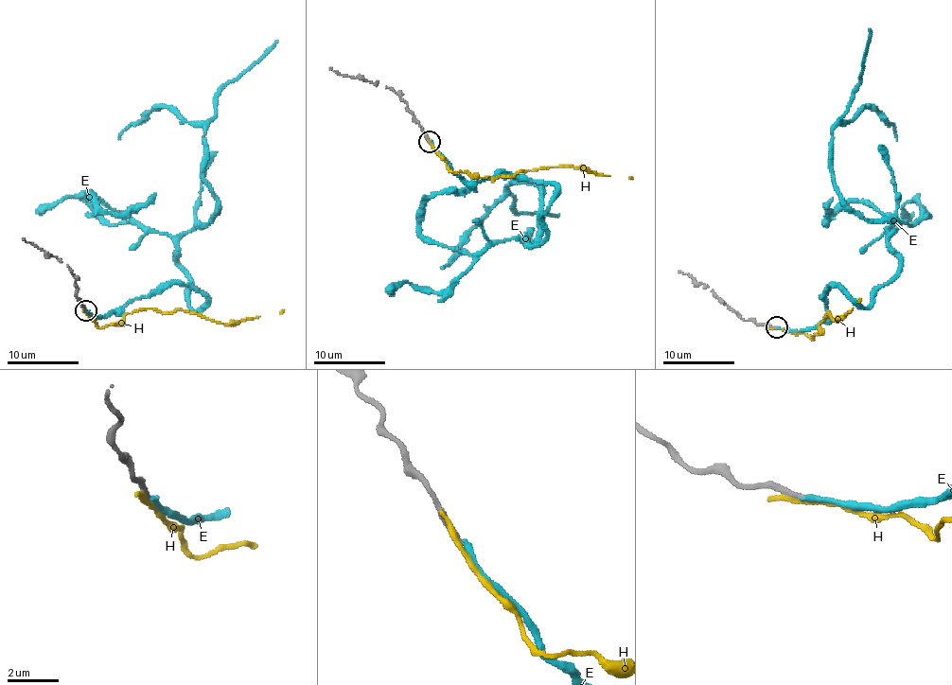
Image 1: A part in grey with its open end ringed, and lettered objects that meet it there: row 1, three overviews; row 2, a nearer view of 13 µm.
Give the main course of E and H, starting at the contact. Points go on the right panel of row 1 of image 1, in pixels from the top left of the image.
E: (777, 326), (827, 318), (829, 286), (867, 307), (900, 258), (899, 224), (861, 219), (832, 176), (869, 28)
H: (771, 326), (804, 333), (812, 340), (825, 314), (830, 311), (835, 321), (839, 319), (860, 298)

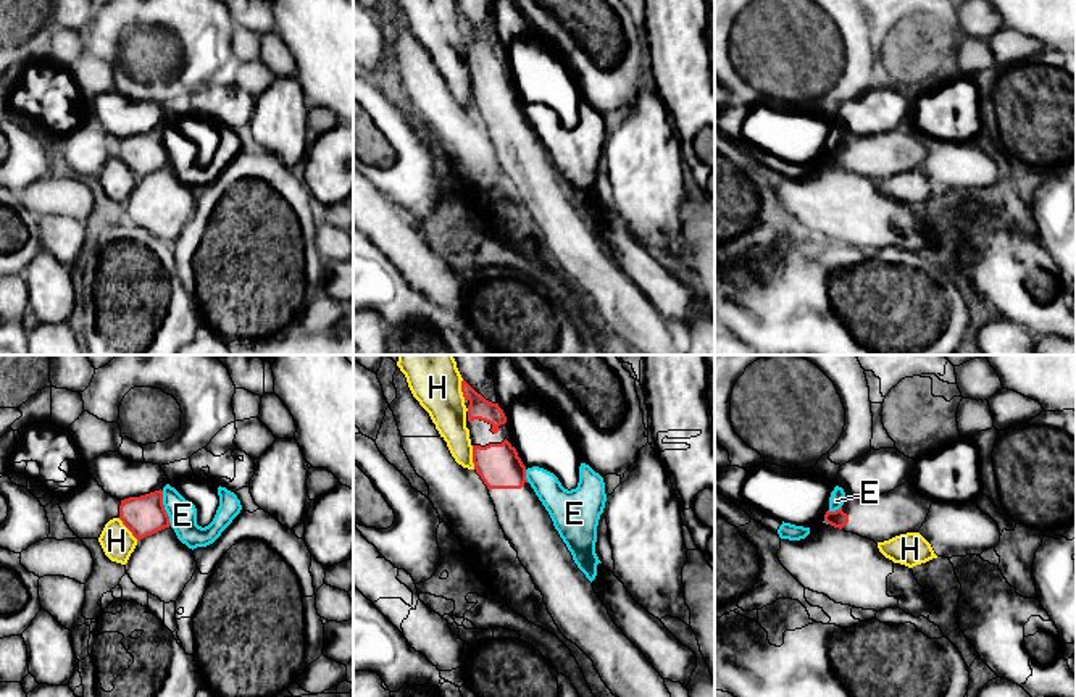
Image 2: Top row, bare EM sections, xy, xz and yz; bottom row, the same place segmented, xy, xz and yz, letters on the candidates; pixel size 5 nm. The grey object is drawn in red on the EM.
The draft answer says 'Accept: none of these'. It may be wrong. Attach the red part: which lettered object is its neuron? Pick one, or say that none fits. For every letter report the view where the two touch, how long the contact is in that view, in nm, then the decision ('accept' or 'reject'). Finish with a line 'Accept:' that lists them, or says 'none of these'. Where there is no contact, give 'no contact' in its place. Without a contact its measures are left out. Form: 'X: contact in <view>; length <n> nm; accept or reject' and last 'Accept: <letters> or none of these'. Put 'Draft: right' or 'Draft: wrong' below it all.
E: contact in xy; length 180 nm; reject
H: contact in xz; length 120 nm; reject
Accept: none of these
Draft: right

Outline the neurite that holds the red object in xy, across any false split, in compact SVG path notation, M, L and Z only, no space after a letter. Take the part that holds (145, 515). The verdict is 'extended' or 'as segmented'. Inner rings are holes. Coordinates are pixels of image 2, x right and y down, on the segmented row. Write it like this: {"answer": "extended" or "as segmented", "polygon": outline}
{"answer": "as segmented", "polygon": "M163 490L121 500L119 520L137 540L169 528L169 516L163 505Z"}

